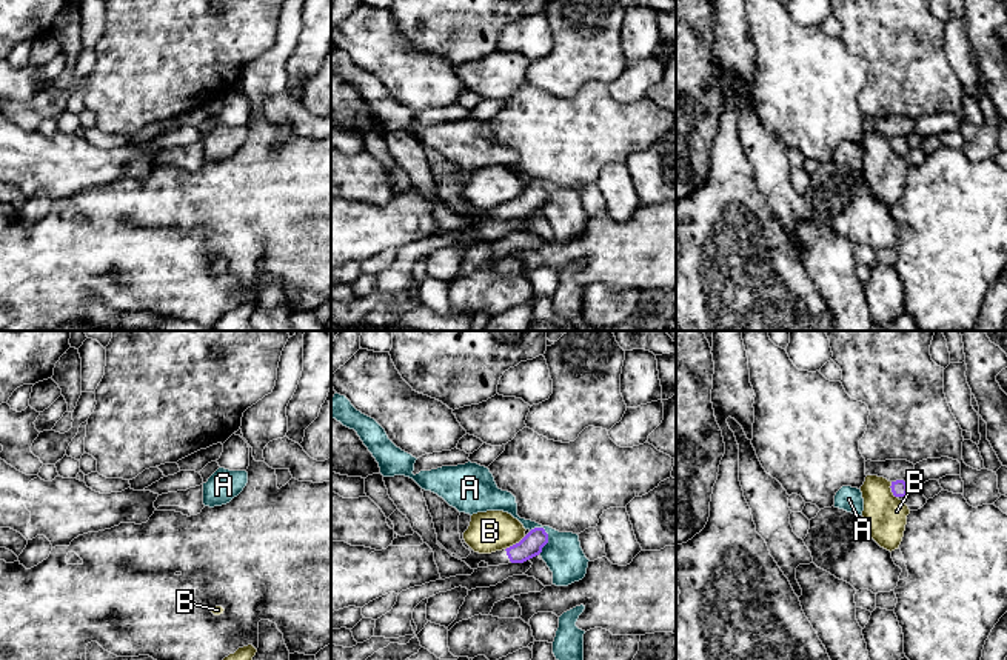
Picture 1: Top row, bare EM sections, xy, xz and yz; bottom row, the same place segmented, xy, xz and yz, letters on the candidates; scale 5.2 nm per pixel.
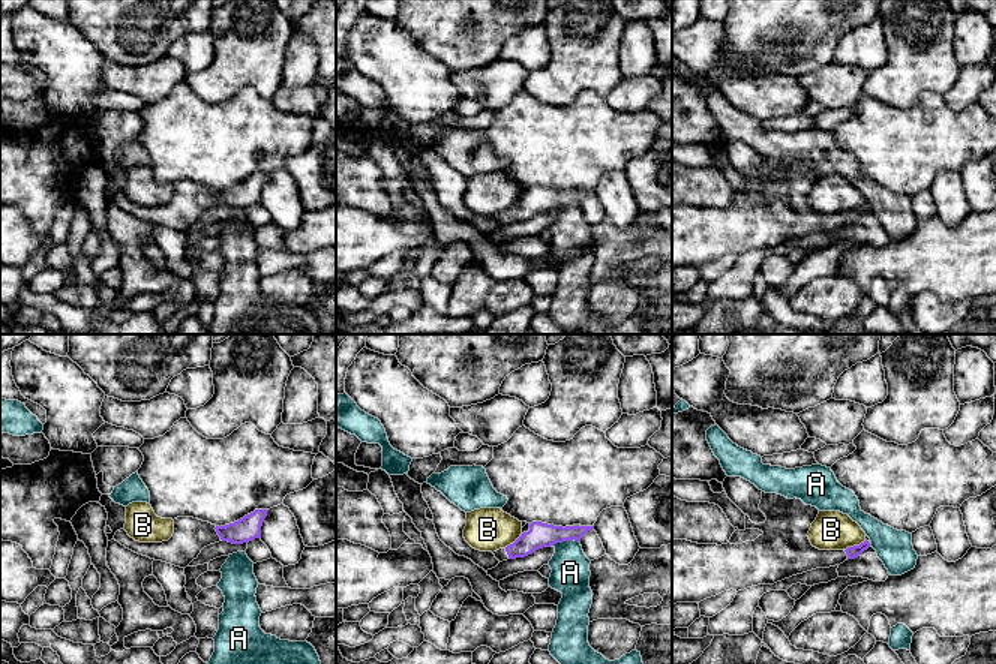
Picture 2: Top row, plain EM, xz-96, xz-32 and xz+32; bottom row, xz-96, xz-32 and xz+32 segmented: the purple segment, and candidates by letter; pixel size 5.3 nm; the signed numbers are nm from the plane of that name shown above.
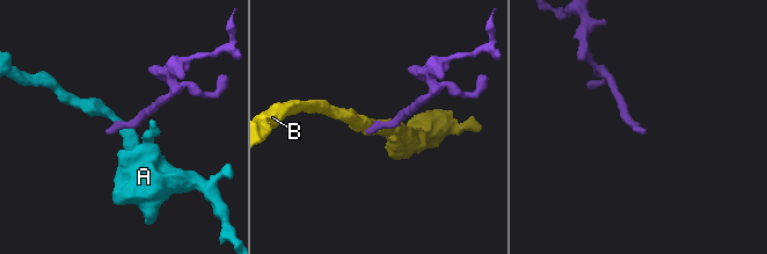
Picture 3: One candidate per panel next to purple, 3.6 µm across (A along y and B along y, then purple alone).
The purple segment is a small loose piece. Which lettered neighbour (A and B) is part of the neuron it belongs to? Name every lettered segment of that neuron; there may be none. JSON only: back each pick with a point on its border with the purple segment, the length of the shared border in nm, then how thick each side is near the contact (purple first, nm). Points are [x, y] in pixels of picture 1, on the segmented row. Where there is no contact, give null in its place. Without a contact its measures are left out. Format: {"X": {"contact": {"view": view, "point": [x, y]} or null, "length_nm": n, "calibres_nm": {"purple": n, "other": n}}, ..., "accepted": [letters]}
{"accepted": []}

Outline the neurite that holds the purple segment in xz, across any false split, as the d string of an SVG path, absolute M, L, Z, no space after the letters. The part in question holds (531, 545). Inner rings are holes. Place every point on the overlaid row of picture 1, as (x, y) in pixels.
M460 512L460 515L459 515L459 534L460 534L460 540L462 540L463 546L471 551L471 554L470 554L467 558L460 558L460 557L457 557L456 554L451 554L451 555L456 557L456 558L459 558L459 560L462 560L462 562L465 562L471 569L477 569L480 562L485 562L488 566L499 566L499 565L508 565L508 563L524 563L524 562L527 562L527 560L530 560L530 558L539 555L539 554L542 552L542 548L548 543L548 534L545 532L545 529L544 529L544 528L534 528L534 529L531 529L519 543L516 543L516 545L513 545L513 546L510 546L510 548L507 548L507 549L496 551L496 552L491 552L491 554L479 554L479 552L474 552L474 551L465 543L465 540L463 540L463 532L468 529L470 522L471 522L471 515L470 515L470 514L465 514L465 512Z

